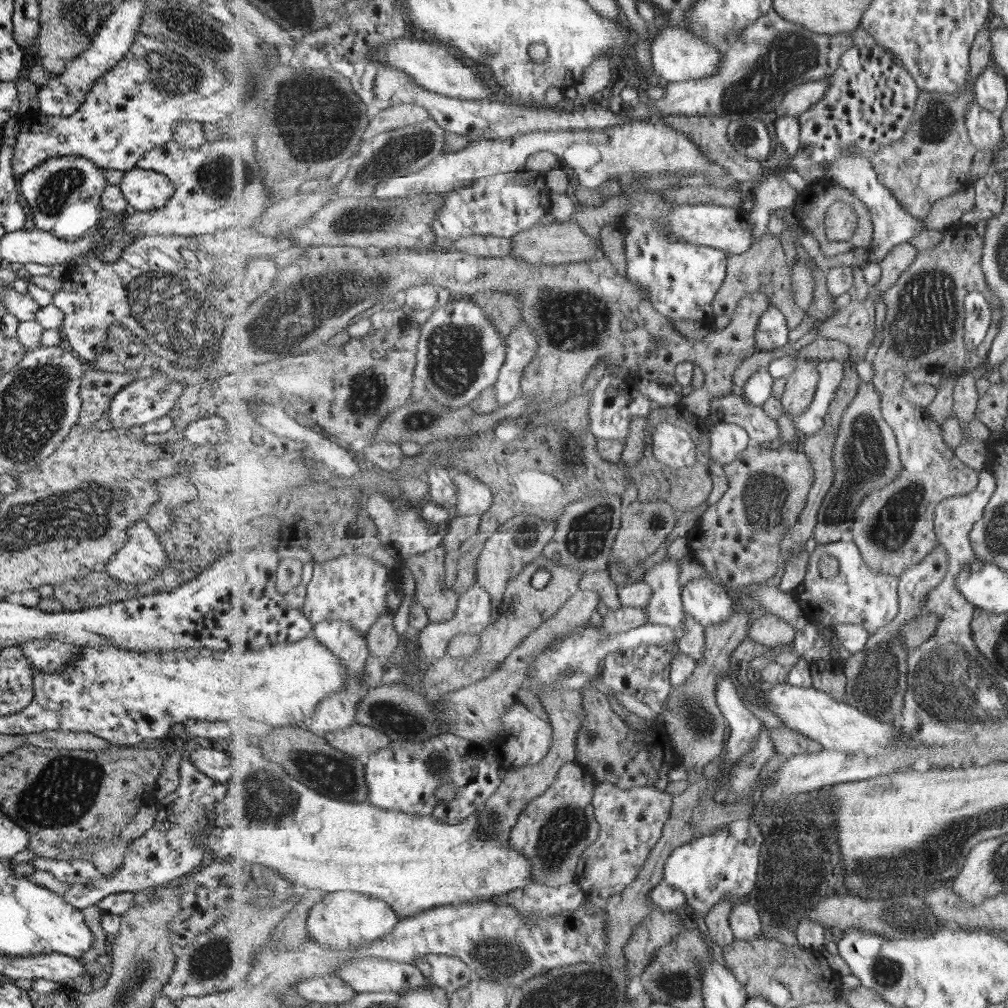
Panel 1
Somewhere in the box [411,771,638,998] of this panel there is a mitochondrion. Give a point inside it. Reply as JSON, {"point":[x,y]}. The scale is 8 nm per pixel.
{"point":[566,827]}

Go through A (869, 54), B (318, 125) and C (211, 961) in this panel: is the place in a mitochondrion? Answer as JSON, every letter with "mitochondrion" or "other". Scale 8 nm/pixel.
{"A":"other","B":"mitochondrion","C":"mitochondrion"}

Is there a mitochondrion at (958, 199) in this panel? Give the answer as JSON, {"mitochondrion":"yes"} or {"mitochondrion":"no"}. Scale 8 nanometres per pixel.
{"mitochondrion":"no"}

